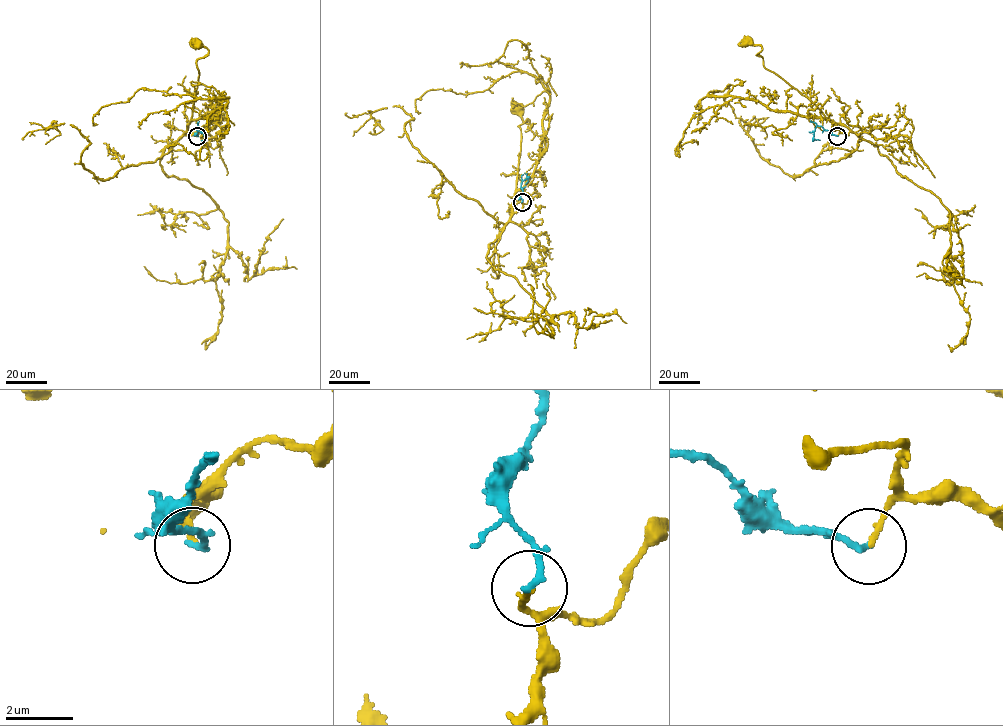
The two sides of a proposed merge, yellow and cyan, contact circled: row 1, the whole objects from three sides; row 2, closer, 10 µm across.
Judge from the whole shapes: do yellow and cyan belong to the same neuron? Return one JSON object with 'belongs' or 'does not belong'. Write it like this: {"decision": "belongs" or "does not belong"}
{"decision": "belongs"}

